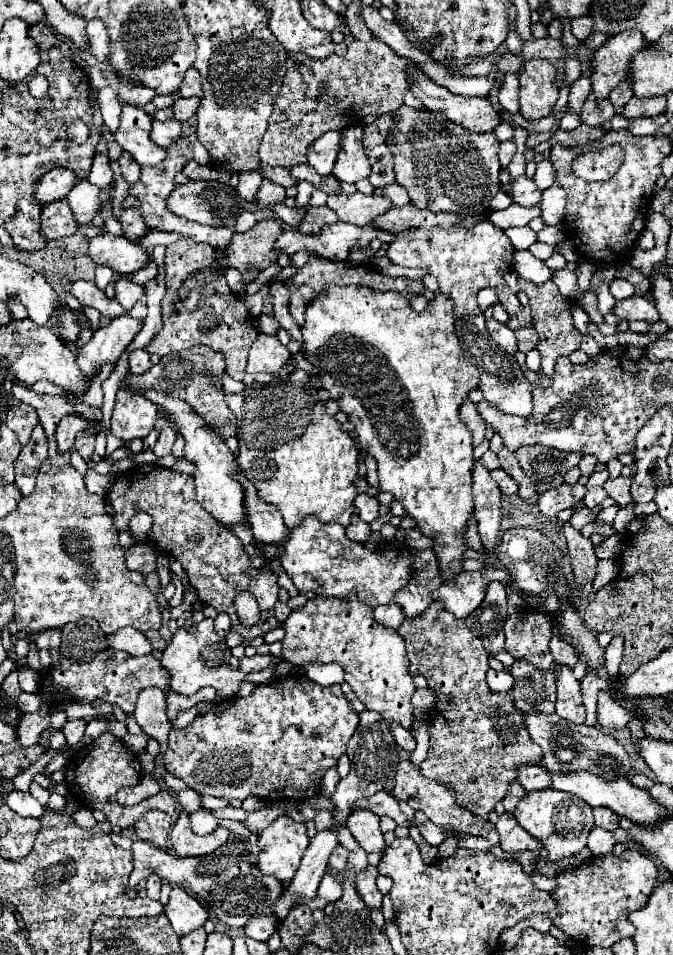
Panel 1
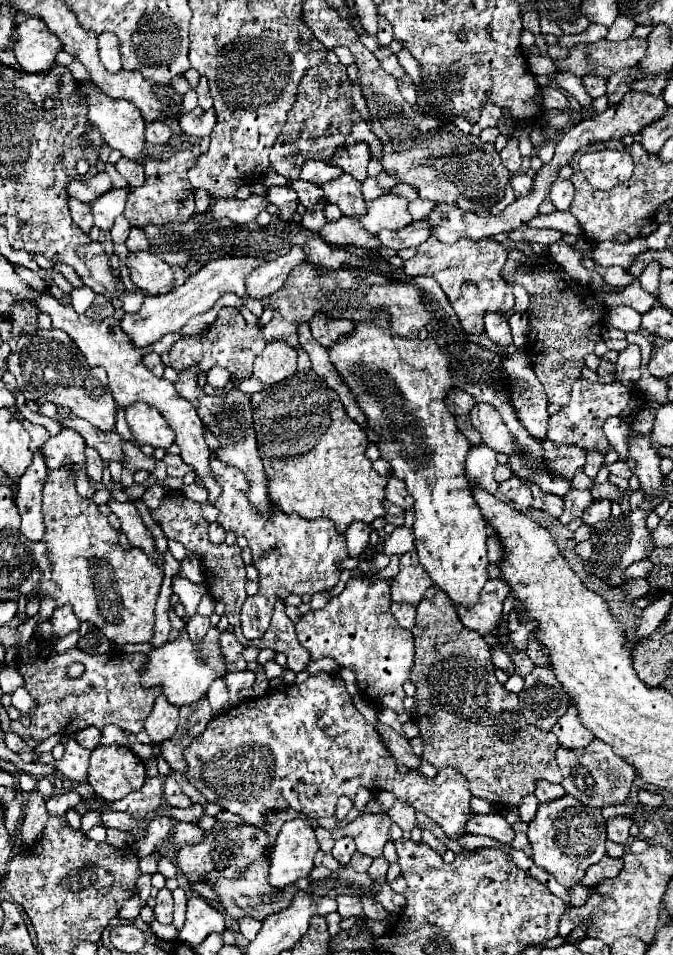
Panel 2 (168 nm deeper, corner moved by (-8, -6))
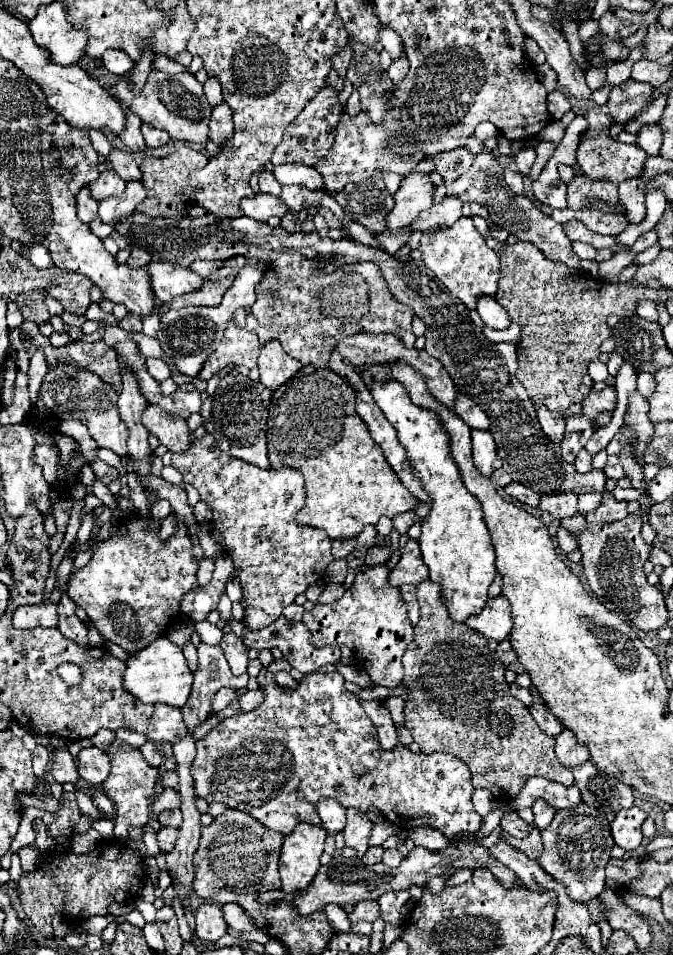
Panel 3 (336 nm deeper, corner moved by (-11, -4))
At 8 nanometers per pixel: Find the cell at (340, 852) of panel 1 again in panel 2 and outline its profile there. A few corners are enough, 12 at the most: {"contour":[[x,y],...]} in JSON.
{"contour":[[354,853],[352,861],[348,863],[350,869],[364,873],[368,871],[372,859]]}

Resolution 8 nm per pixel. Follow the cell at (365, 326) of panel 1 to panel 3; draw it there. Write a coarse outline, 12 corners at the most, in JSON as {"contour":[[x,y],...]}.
{"contour":[[391,377],[367,389],[433,499],[419,539],[449,615],[497,575],[481,505],[437,413]]}

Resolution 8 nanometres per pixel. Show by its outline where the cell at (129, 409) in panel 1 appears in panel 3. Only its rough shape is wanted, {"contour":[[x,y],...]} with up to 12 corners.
{"contour":[[159,407],[143,411],[143,425],[171,453],[189,449],[185,419]]}

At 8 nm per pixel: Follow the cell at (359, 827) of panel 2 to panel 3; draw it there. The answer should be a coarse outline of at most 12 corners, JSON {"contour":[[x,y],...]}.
{"contour":[[347,809],[345,845],[361,857],[373,823],[363,811]]}

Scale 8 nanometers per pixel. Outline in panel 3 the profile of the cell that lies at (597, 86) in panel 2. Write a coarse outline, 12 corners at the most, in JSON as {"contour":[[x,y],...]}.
{"contour":[[589,69],[585,73],[591,91],[605,83],[603,69]]}

